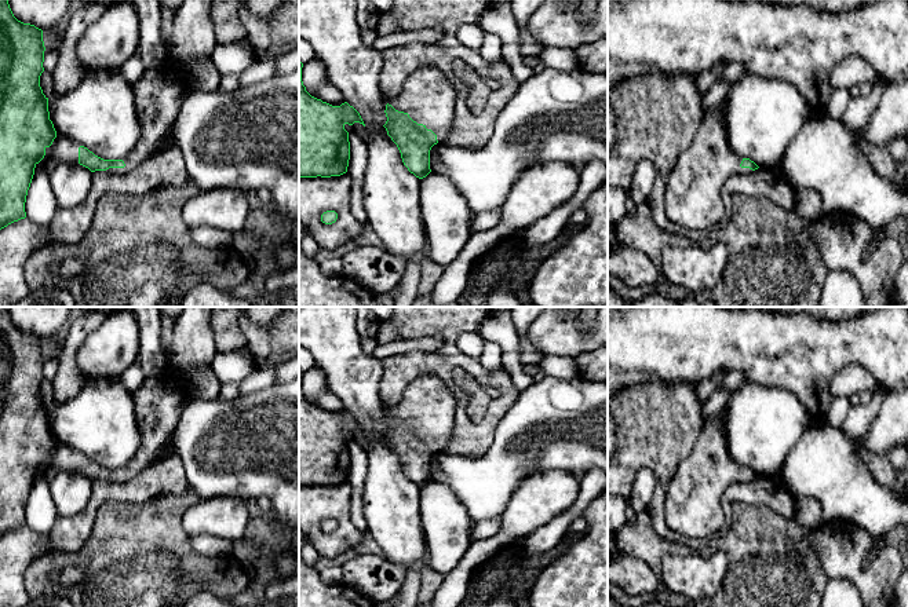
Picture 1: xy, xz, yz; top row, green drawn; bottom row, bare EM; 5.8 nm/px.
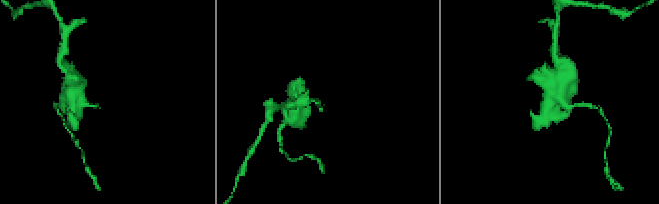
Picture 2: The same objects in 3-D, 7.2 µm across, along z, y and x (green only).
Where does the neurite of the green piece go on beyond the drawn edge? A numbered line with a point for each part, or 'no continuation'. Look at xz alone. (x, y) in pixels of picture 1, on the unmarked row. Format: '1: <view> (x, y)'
1: xz (429, 406)

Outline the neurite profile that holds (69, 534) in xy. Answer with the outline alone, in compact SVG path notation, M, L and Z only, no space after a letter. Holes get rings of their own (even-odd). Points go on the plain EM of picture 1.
M165 450L128 482L95 479L87 507L76 515L58 516L48 533L50 548L54 552L79 552L87 544L103 502L149 502L163 494L182 494L189 489L182 460L171 450Z

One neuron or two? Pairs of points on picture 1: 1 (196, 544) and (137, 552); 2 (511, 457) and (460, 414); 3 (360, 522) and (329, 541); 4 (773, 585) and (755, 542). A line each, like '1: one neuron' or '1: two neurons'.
1: two neurons
2: two neurons
3: two neurons
4: one neuron

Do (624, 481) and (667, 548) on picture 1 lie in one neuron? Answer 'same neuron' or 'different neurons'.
different neurons

